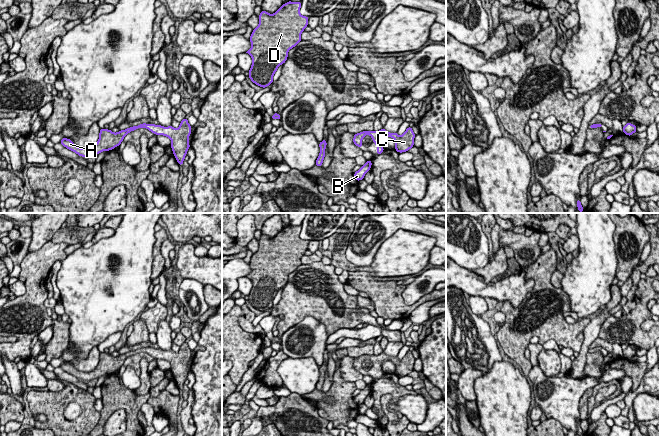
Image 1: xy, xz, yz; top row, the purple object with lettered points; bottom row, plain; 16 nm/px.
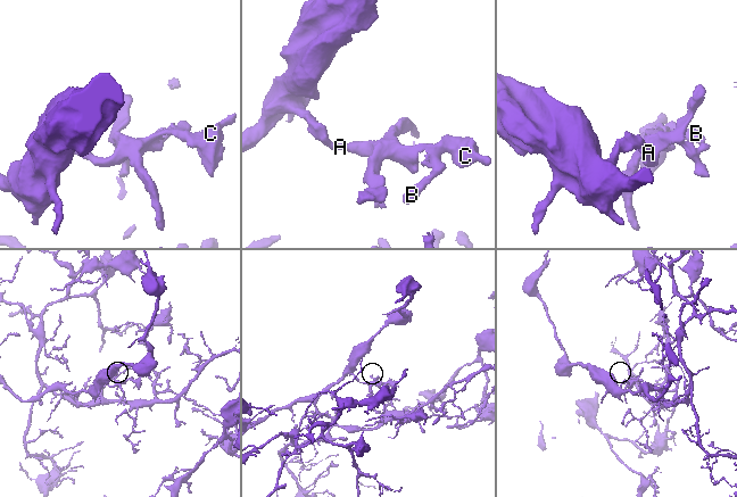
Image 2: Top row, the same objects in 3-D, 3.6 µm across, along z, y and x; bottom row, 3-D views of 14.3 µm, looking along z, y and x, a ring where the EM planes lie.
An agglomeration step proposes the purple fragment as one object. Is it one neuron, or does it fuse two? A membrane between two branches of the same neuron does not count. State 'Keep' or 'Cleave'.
Keep

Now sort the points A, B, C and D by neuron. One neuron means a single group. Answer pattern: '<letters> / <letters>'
A B C D

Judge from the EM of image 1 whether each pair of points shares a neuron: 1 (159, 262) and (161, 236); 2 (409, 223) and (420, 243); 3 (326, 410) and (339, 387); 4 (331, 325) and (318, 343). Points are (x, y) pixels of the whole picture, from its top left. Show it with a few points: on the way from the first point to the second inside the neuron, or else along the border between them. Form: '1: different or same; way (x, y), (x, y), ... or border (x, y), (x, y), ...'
1: same; way (157, 256), (158, 242)
2: different; border (390, 236), (399, 229), (405, 229), (435, 239)
3: same; way (333, 408), (339, 402), (339, 394)
4: different; border (309, 316), (320, 321), (328, 335)

